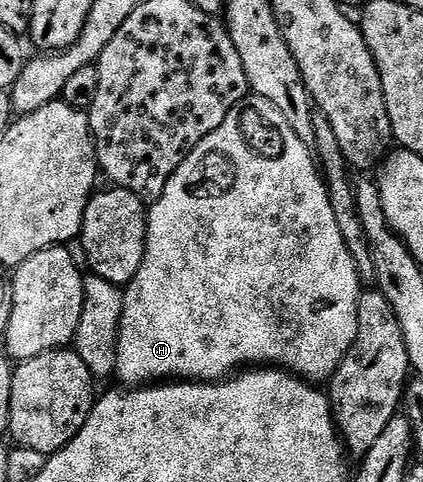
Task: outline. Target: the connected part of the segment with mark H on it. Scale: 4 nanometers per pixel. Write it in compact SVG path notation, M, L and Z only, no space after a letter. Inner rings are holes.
M251 94L248 95L245 106L256 112L260 121L267 122L262 126L256 126L251 132L251 152L247 152L247 144L243 144L243 140L239 140L239 132L235 132L233 122L225 121L227 128L218 128L213 130L213 134L209 134L204 138L195 149L185 158L185 162L181 162L181 166L177 166L177 170L173 174L173 178L169 178L169 186L165 186L165 190L161 194L161 198L157 198L150 205L147 213L147 245L145 246L145 258L141 262L141 270L137 270L137 274L126 285L123 293L123 313L121 314L121 326L119 327L119 337L117 338L117 358L115 359L114 379L120 380L123 386L151 386L156 382L167 382L174 378L179 382L219 382L224 378L230 377L236 370L242 369L244 366L274 366L284 370L289 370L292 376L299 377L300 380L308 382L330 381L332 374L341 366L341 362L345 358L345 354L349 354L349 350L353 346L353 342L357 338L357 302L361 285L361 273L355 259L349 254L349 246L345 246L345 238L341 238L341 229L337 227L337 217L333 214L333 206L329 202L329 194L327 193L327 185L323 183L321 169L317 163L316 157L313 155L312 149L305 146L305 142L301 142L301 138L297 138L297 134L293 134L293 130L285 123L285 117L277 111L277 106L273 106L273 102L267 99ZM263 136L275 136L275 144L263 144ZM207 148L219 148L219 152L227 152L227 156L231 156L231 160L235 160L235 164L239 164L239 180L235 180L235 188L231 188L231 196L222 196L222 194L205 194L201 188L191 188L191 184L195 184L195 180L199 180L199 168L195 168L195 160L199 160L199 156L203 156L203 152L207 152Z

